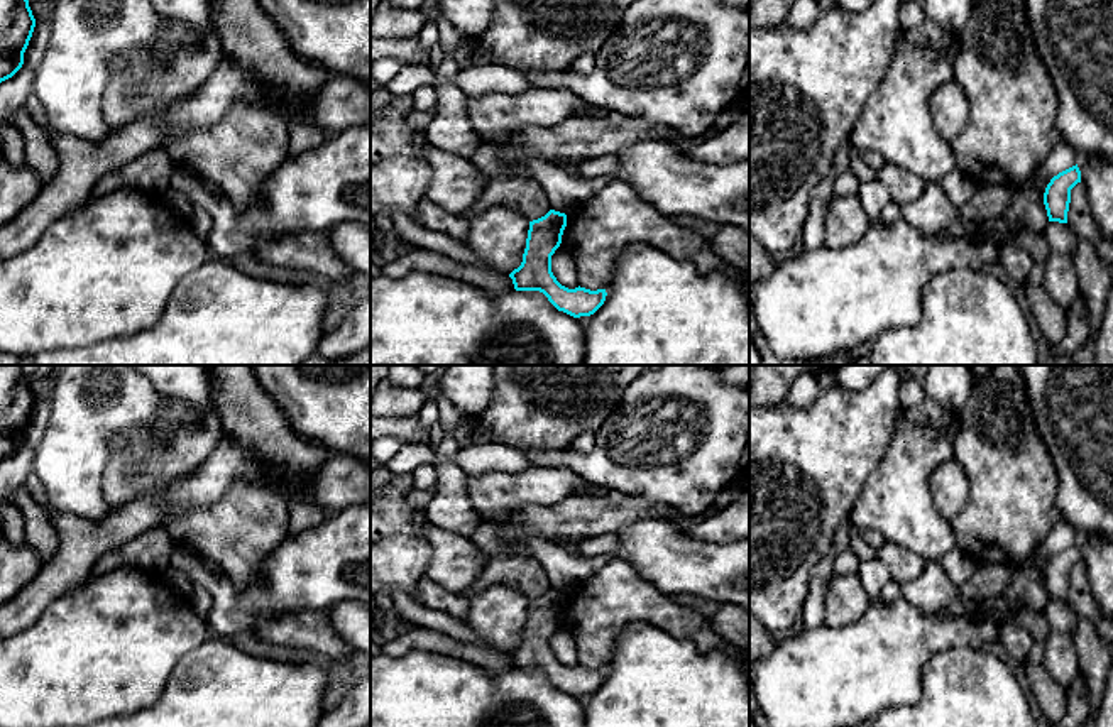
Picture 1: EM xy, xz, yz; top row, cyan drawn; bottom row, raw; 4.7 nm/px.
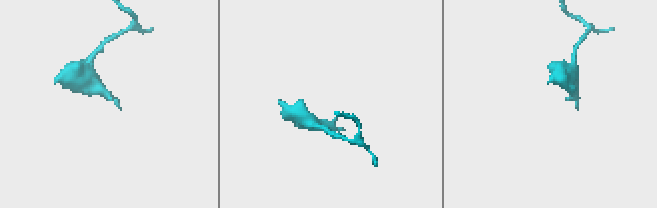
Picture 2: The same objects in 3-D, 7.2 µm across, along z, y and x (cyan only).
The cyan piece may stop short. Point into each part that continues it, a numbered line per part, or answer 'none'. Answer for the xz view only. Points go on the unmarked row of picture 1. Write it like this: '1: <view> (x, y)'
none

